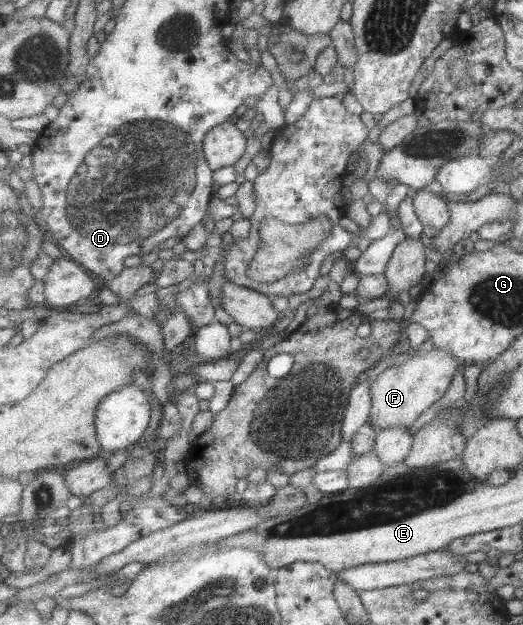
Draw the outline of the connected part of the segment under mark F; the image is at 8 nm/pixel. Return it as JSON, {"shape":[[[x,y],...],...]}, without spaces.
{"shape":[[[434,347],[425,354],[415,353],[402,364],[391,366],[372,382],[372,412],[369,422],[378,431],[389,427],[410,427],[426,409],[444,397],[456,369],[464,363],[452,351]]]}

